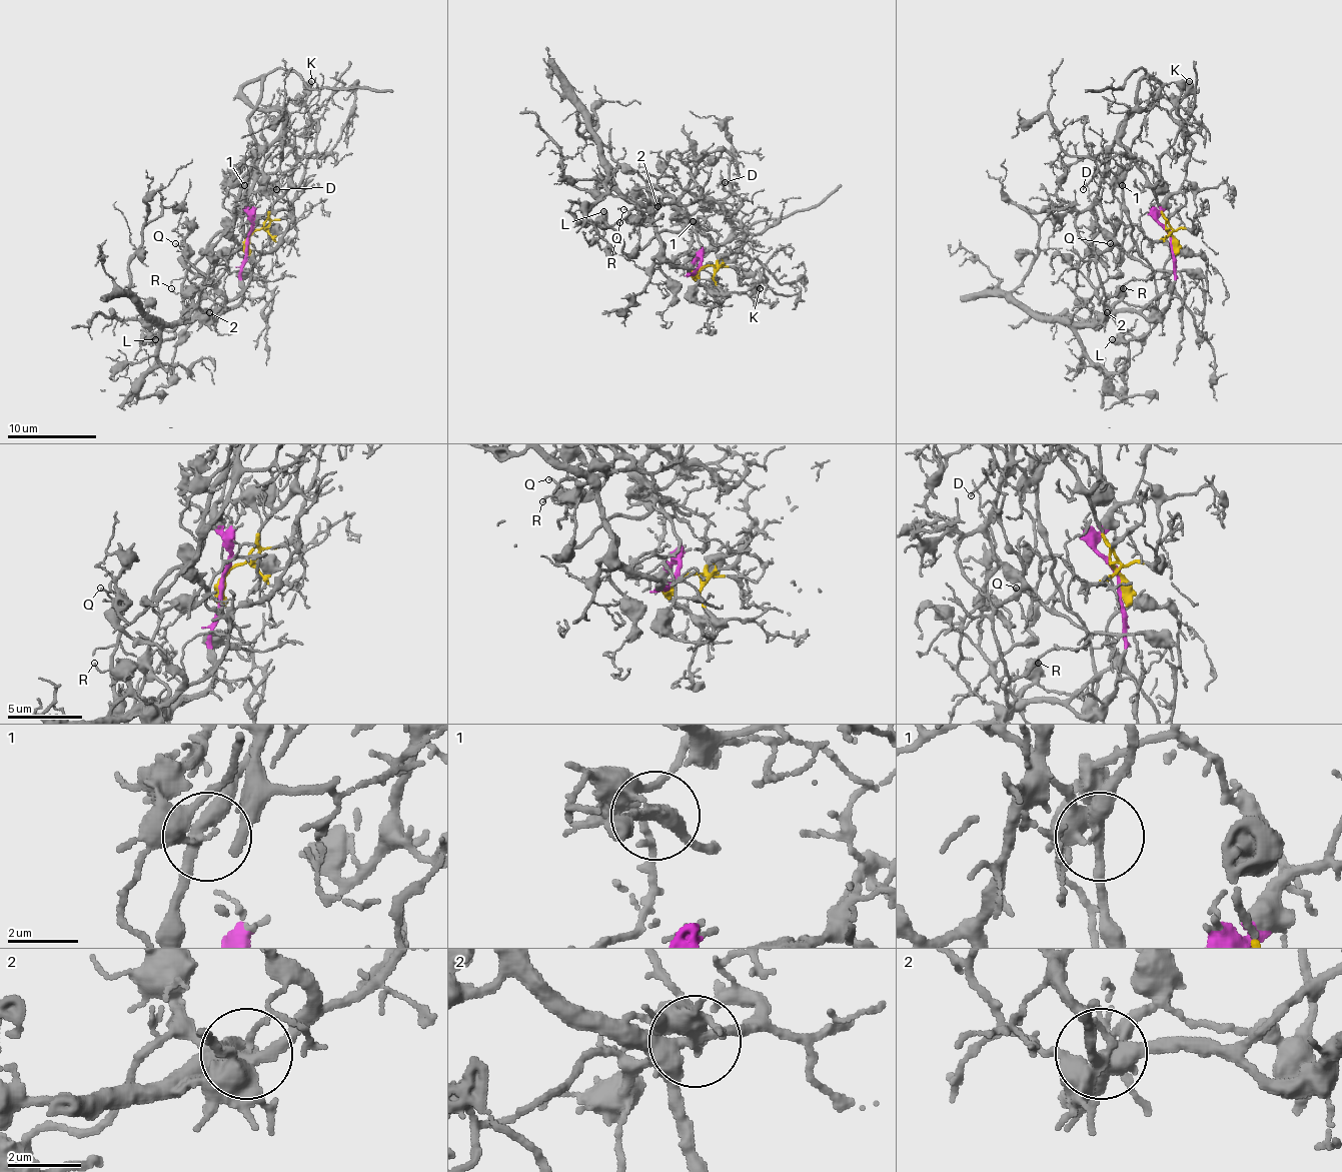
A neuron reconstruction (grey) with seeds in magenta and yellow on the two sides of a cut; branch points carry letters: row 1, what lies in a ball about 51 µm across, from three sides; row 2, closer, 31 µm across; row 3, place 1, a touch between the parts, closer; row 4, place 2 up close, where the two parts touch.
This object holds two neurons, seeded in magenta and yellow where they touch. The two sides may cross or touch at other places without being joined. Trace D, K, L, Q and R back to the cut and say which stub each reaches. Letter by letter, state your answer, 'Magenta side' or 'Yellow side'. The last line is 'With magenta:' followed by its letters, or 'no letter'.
D: Yellow side
K: Yellow side
L: Yellow side
Q: Magenta side
R: Magenta side
With magenta: Q, R

